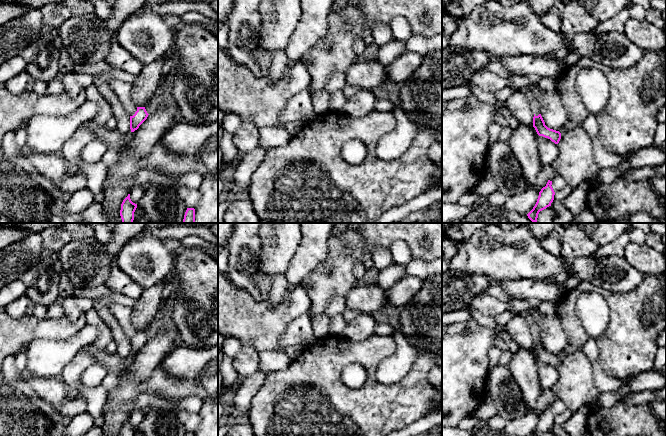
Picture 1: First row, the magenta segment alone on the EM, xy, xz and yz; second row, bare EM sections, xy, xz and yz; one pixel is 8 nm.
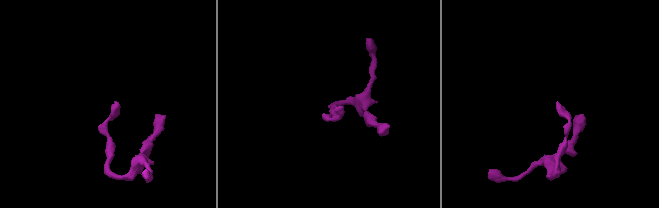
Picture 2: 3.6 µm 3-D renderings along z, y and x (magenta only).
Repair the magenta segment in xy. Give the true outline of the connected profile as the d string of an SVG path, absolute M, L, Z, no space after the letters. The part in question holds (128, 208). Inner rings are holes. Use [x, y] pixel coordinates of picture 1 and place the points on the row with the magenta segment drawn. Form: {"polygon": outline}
{"polygon": "M130 194L123 200L121 204L120 216L122 223L133 223L134 212L137 208L137 204L133 203L130 199Z"}

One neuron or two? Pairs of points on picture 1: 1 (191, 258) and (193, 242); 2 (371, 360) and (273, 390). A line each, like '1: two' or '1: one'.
1: two
2: one

